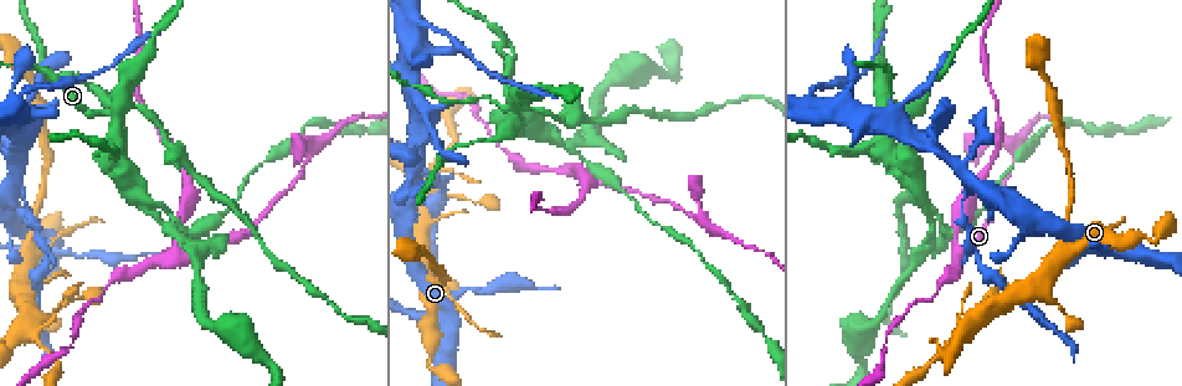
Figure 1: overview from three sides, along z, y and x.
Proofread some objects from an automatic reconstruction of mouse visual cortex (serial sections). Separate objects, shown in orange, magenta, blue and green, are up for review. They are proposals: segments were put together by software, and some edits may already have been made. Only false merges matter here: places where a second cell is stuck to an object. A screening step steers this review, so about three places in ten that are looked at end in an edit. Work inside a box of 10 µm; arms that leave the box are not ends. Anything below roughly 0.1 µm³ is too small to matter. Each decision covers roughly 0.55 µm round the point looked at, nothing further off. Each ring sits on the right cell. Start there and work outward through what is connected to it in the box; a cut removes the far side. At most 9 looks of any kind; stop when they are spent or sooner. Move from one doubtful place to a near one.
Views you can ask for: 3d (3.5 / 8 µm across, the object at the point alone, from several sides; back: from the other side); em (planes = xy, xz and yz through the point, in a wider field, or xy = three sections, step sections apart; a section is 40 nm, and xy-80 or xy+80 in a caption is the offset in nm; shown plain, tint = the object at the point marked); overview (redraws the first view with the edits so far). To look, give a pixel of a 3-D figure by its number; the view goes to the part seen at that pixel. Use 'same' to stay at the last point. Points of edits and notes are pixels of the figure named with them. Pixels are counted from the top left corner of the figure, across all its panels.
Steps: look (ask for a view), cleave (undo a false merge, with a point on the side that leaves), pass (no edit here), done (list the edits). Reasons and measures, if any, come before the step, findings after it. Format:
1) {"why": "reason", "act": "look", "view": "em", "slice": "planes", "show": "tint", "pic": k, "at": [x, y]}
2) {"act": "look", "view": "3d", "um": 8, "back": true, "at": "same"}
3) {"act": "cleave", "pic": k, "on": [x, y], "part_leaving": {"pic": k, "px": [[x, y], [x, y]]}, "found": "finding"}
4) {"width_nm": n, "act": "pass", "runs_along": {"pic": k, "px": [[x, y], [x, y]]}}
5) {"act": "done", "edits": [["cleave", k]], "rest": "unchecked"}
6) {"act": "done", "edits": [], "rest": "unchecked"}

{"why": "looks like a crossing", "act": "look", "view": "3d", "um": 8, "pic": 1, "at": [514, 104]}

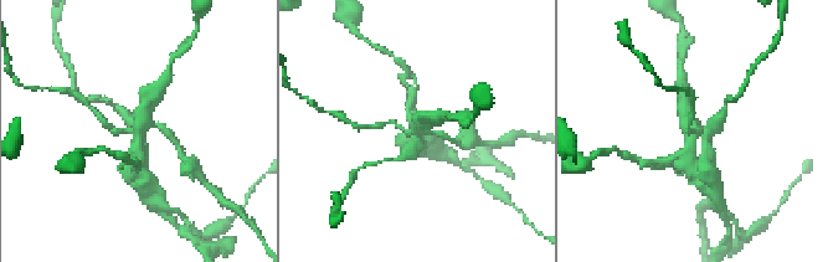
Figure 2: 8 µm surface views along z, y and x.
{"why": "need the tissue", "act": "look", "view": "em", "slice": "xy", "step": 3, "show": "tint", "at": "same"}

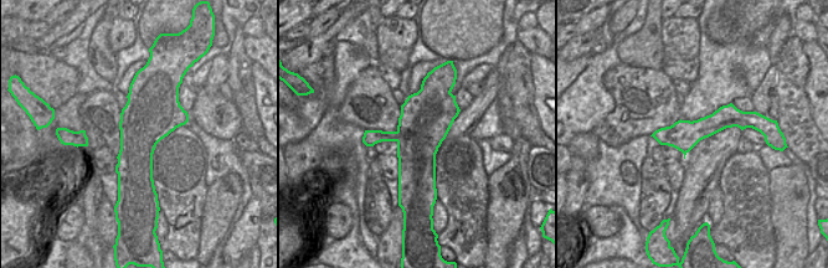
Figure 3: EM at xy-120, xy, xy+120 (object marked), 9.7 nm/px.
{"act": "cleave", "pic": 2, "on": [140, 114], "part_leaving": {"pic": 2, "px": [[135, 130], [139, 170], [144, 180]]}, "found": "a second cell is stuck on"}

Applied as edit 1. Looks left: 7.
{"act": "look", "view": "3d", "um": 3.5, "back": true, "pic": 1, "at": [976, 182]}

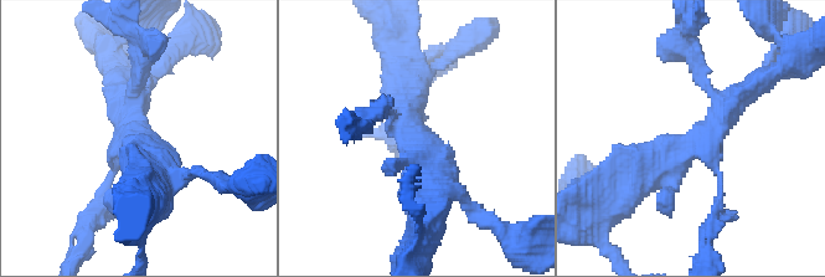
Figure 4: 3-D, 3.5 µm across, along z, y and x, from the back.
{"arms": 4, "arm_widths_nm": [100, 200, 300, 500], "why": "shape alone is not enough", "act": "look", "view": "em", "slice": "xy", "step": 3, "show": "tint", "pic": 4, "at": [699, 139]}

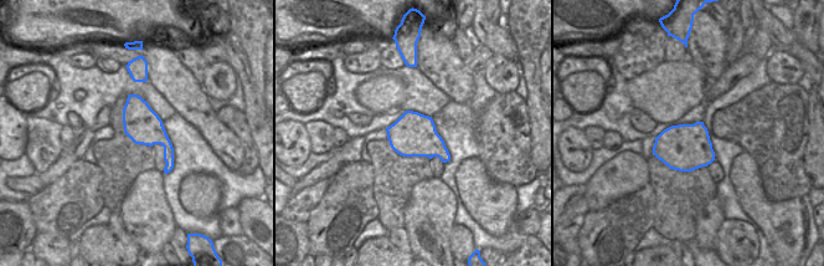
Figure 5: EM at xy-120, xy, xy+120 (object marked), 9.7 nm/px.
{"why": "another direction", "act": "look", "view": "em", "slice": "xy", "step": 1, "show": "tint", "at": "same"}

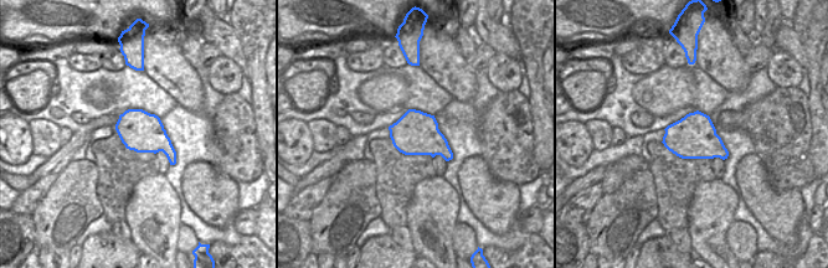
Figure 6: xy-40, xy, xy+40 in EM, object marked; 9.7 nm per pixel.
{"act": "pass", "runs_along": {"pic": 4, "px": [[635, 180], [756, 85]]}, "found": "continuous, no second cell"}

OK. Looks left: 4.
{"why": "calibre changes", "act": "look", "view": "3d", "um": 3.5, "pic": 1, "at": [47, 261]}

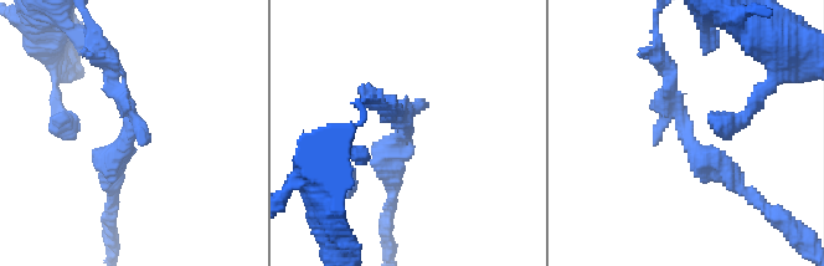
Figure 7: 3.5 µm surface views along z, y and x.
{"why": "now the EM", "act": "look", "view": "em", "slice": "planes", "show": "tint", "pic": 7, "at": [684, 136]}

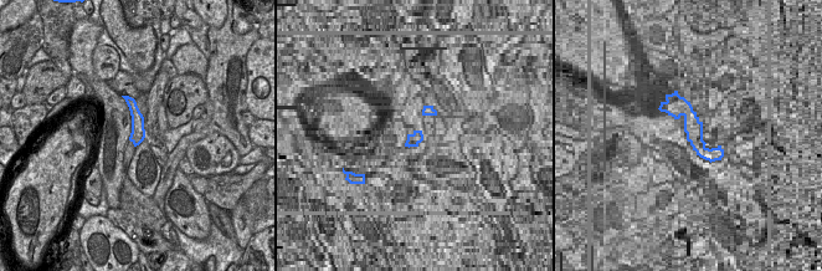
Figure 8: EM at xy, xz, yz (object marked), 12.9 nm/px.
{"arm_widths_nm": [150, 300], "act": "cleave", "pic": 7, "on": [410, 149], "found": "a second cell is stuck on"}

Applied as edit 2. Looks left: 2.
{"act": "done", "edits": [["cleave", 2], ["cleave", 7]], "rest": "unchecked"}

